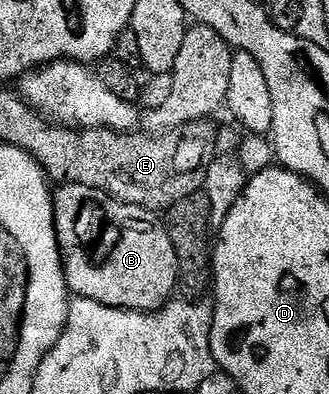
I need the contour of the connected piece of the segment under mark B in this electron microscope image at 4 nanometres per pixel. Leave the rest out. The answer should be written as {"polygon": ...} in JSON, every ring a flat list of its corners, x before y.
{"polygon":[[67,182,55,189,53,210,57,242,63,256,65,282,73,297,93,299,102,306,134,312,159,312,173,299,172,291,178,288,181,279,179,259,169,229,157,213,133,204,123,204,115,196,99,192,97,188]]}

